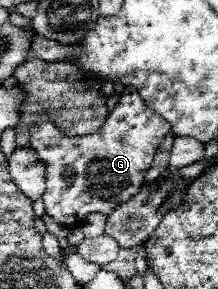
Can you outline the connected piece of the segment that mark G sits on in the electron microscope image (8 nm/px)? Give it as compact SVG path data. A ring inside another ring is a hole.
M125 86L125 90L121 92L119 104L109 112L99 132L91 136L65 136L65 132L53 124L51 116L41 114L39 120L31 124L31 144L37 150L39 160L45 162L47 166L47 190L43 194L47 214L51 214L61 226L67 226L67 228L77 226L77 220L85 220L93 212L101 212L109 216L117 204L131 200L139 192L141 184L145 182L143 180L145 172L151 168L155 150L159 142L165 138L165 134L169 132L171 128L167 120L163 120L159 114L147 108L139 92L131 86Z

